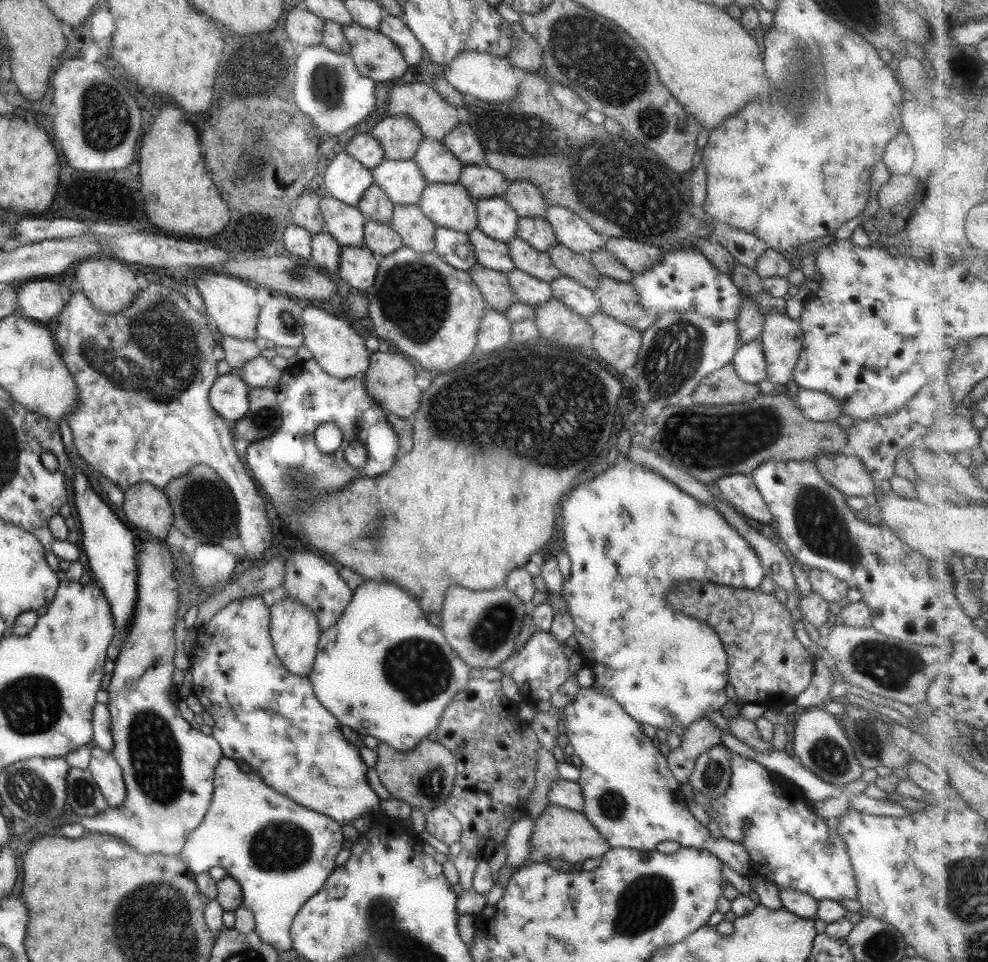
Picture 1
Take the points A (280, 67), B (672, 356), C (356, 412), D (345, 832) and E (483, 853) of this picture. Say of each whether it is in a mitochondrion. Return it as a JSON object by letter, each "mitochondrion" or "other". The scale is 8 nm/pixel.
{"A":"mitochondrion","B":"mitochondrion","C":"other","D":"other","E":"other"}

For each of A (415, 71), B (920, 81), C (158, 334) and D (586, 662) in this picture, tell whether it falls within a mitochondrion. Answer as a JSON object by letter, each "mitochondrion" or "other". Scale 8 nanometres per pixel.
{"A":"other","B":"other","C":"mitochondrion","D":"other"}

